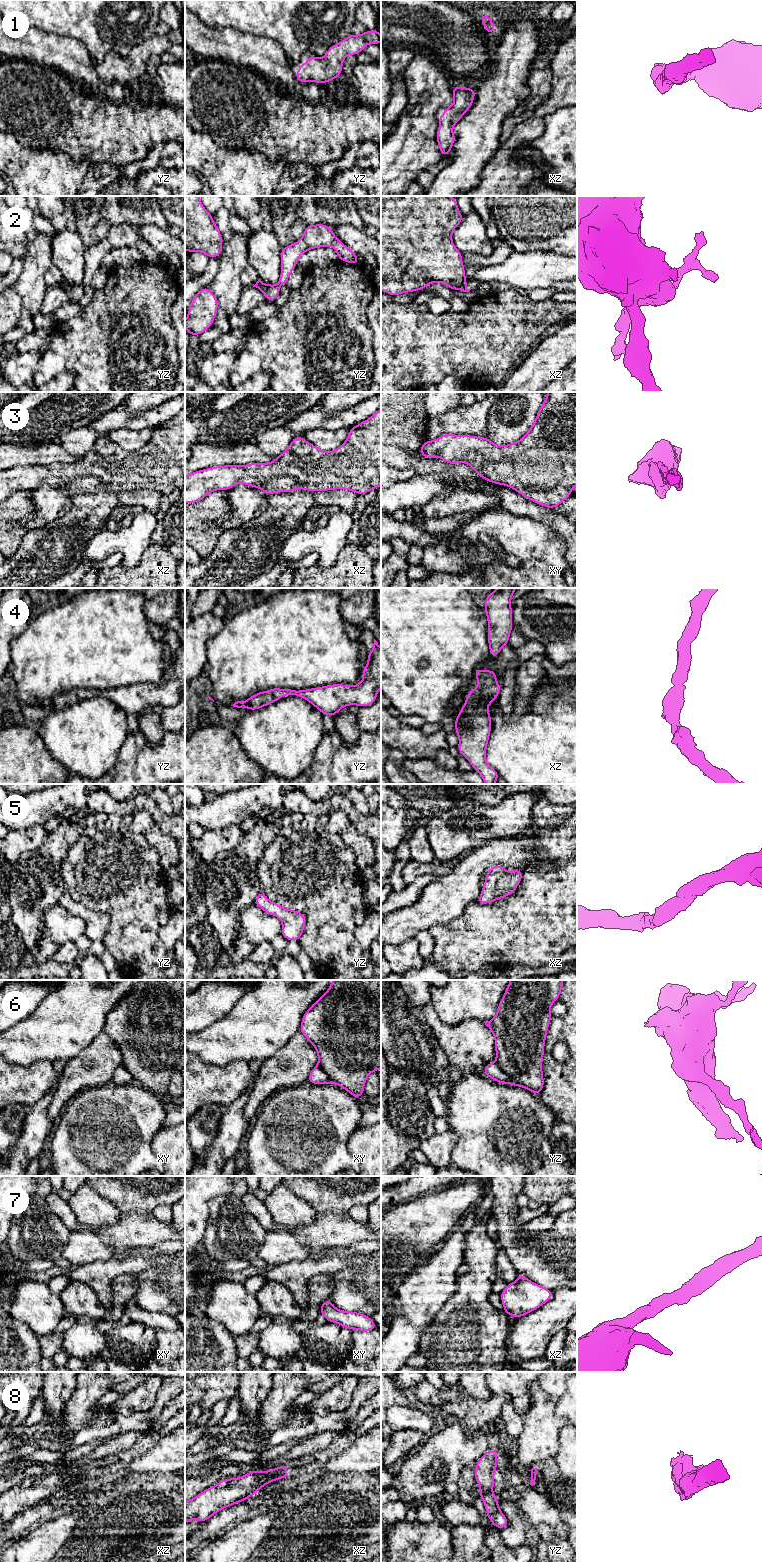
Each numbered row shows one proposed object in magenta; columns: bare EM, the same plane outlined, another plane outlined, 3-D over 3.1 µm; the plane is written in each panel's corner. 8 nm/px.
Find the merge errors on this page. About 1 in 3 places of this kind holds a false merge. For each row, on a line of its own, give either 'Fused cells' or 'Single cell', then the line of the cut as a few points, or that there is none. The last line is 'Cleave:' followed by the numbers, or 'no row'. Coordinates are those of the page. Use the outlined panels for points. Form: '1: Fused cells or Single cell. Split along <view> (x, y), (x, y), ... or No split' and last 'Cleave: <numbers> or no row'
1: Single cell. No split
2: Fused cells. Split along yz (276, 285), (278, 287)
3: Single cell. No split
4: Single cell. No split
5: Single cell. No split
6: Fused cells. Split along yz (495, 1062), (509, 1077), (510, 1083)
7: Single cell. No split
8: Fused cells. Split along xz (271, 1470), (270, 1481)
Cleave: 2, 6, 8

